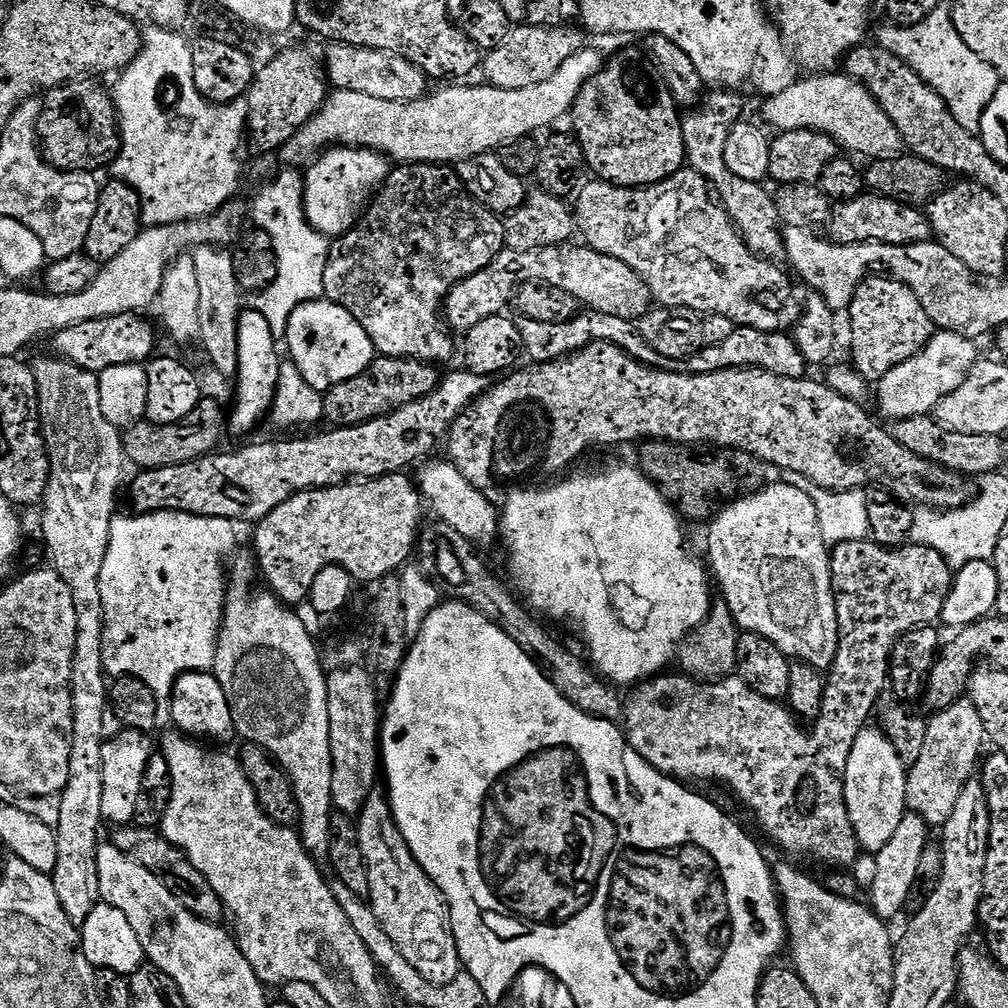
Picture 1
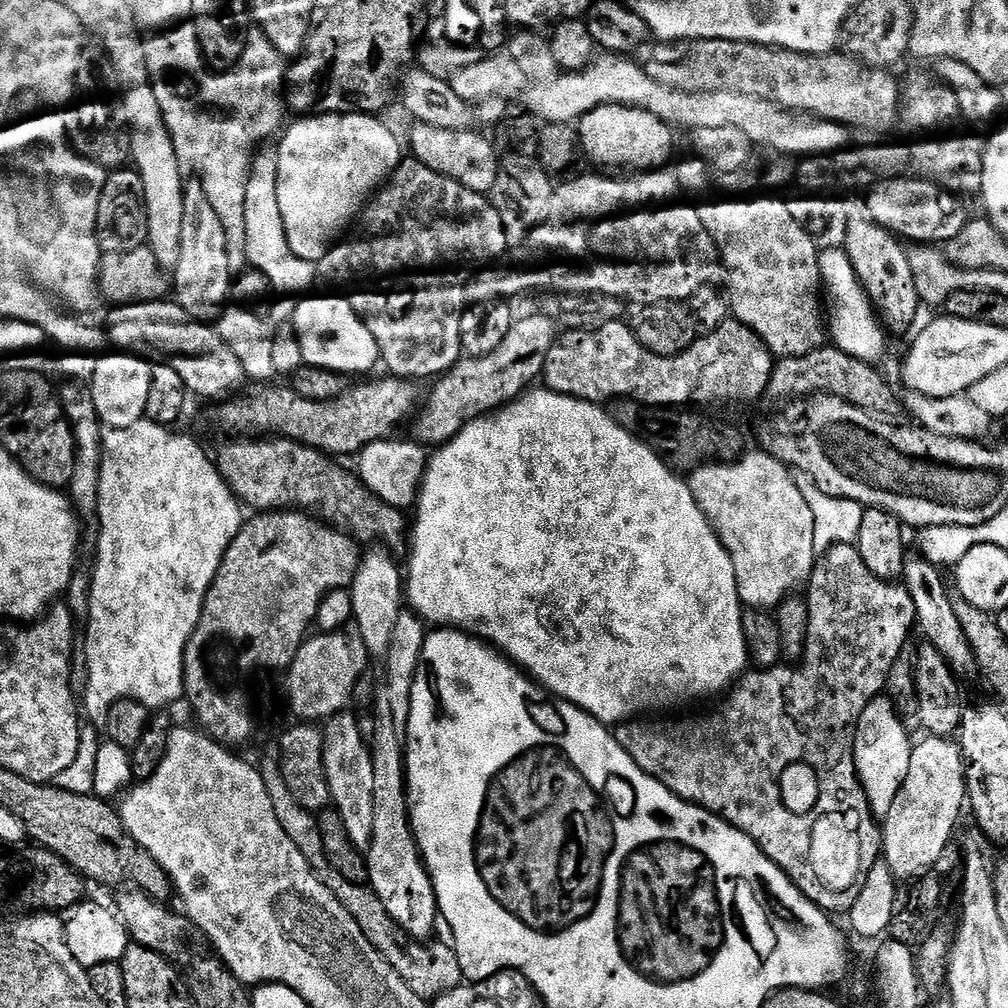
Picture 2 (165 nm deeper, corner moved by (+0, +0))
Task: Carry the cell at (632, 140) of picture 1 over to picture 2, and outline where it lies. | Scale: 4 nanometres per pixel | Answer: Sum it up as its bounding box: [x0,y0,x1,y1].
[578,104,673,170]

